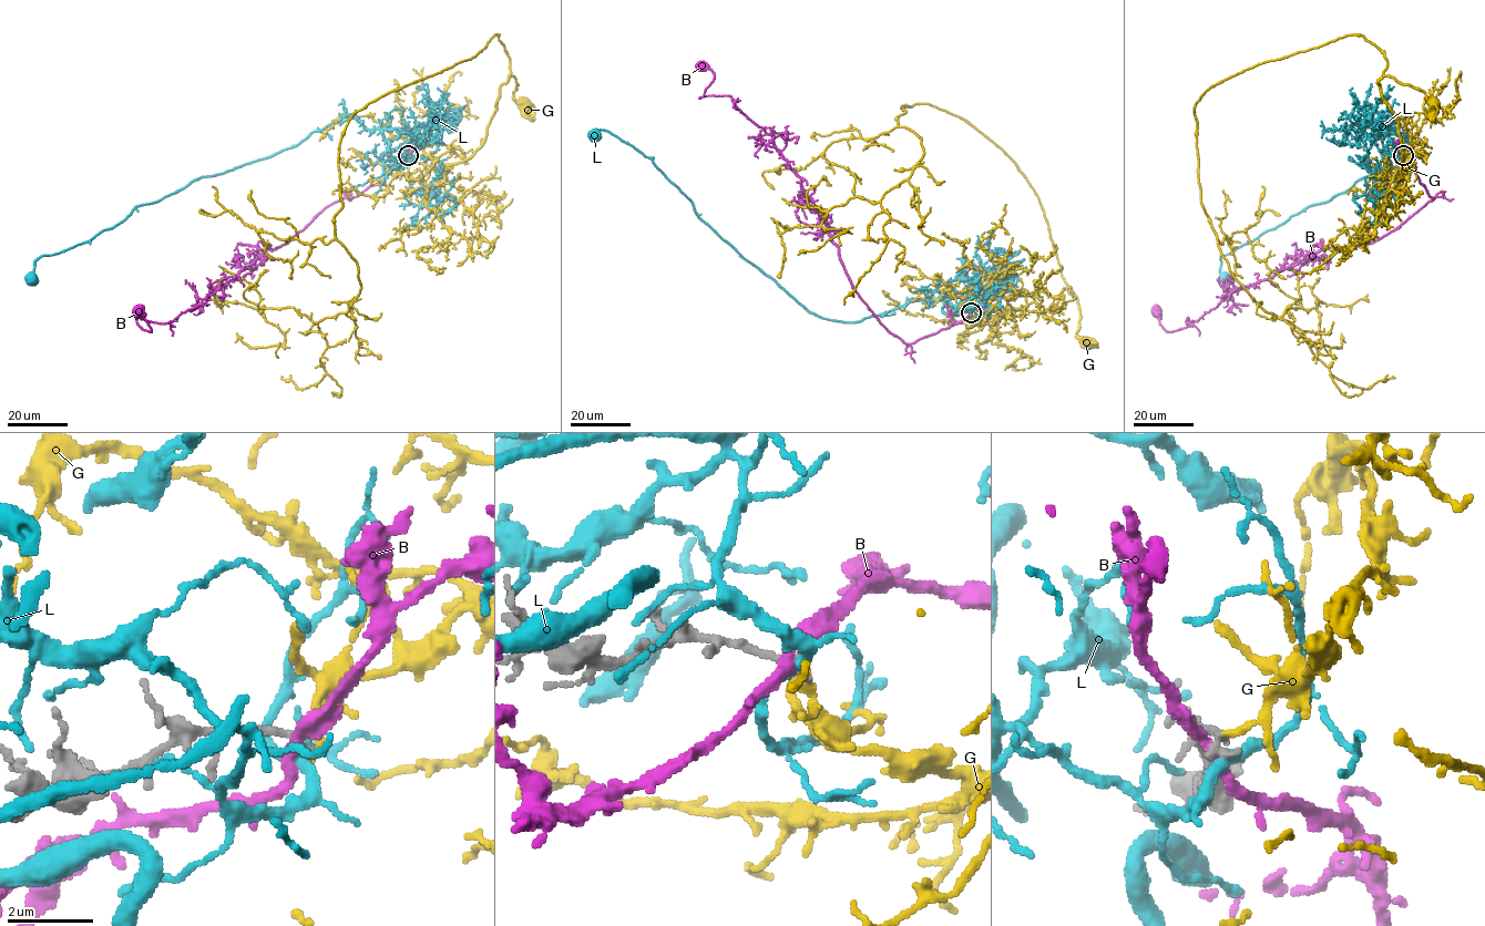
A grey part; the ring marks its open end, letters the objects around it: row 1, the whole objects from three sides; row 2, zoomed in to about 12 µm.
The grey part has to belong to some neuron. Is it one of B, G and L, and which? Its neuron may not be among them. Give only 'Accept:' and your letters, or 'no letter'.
Accept: G

